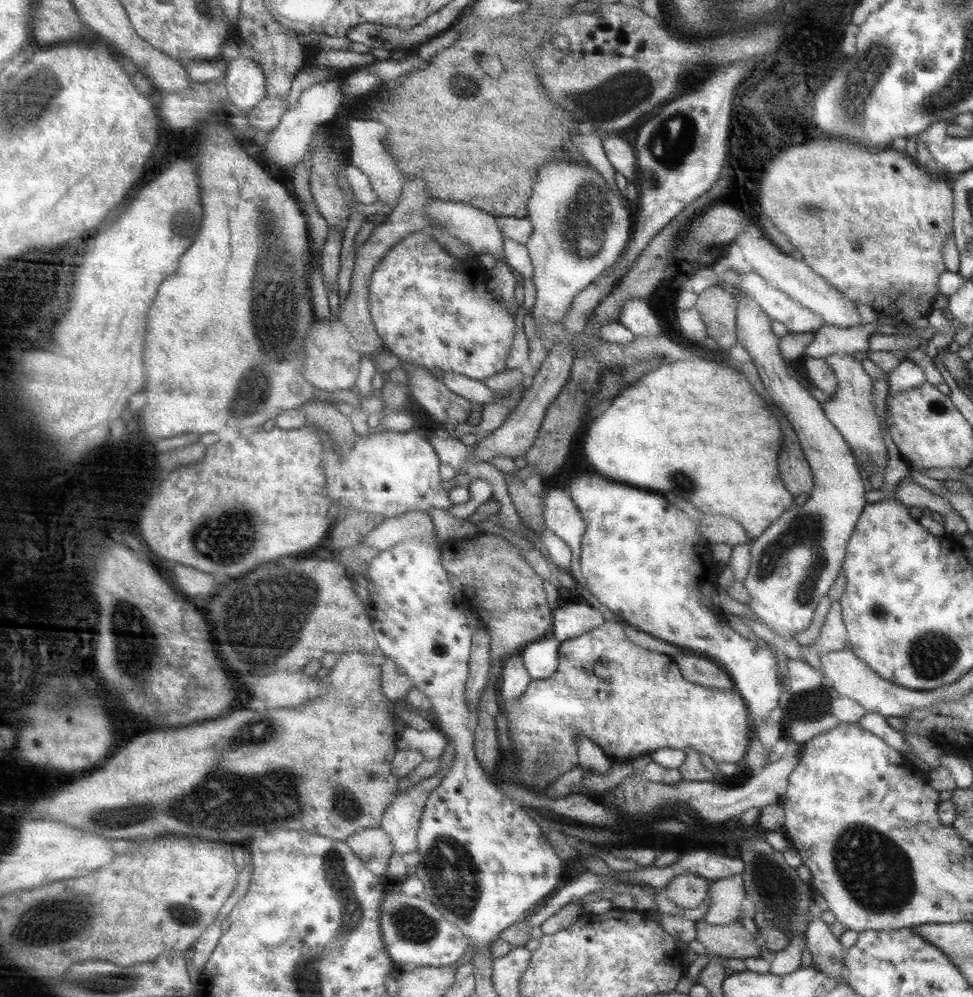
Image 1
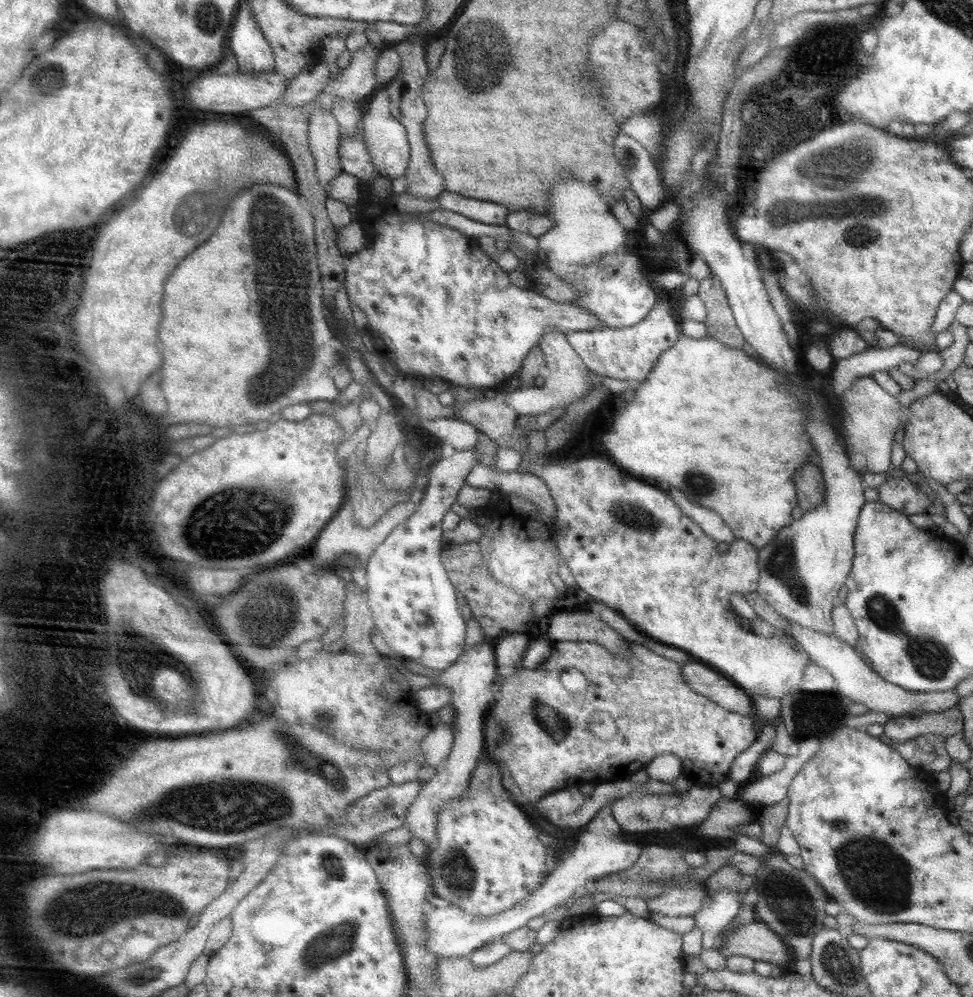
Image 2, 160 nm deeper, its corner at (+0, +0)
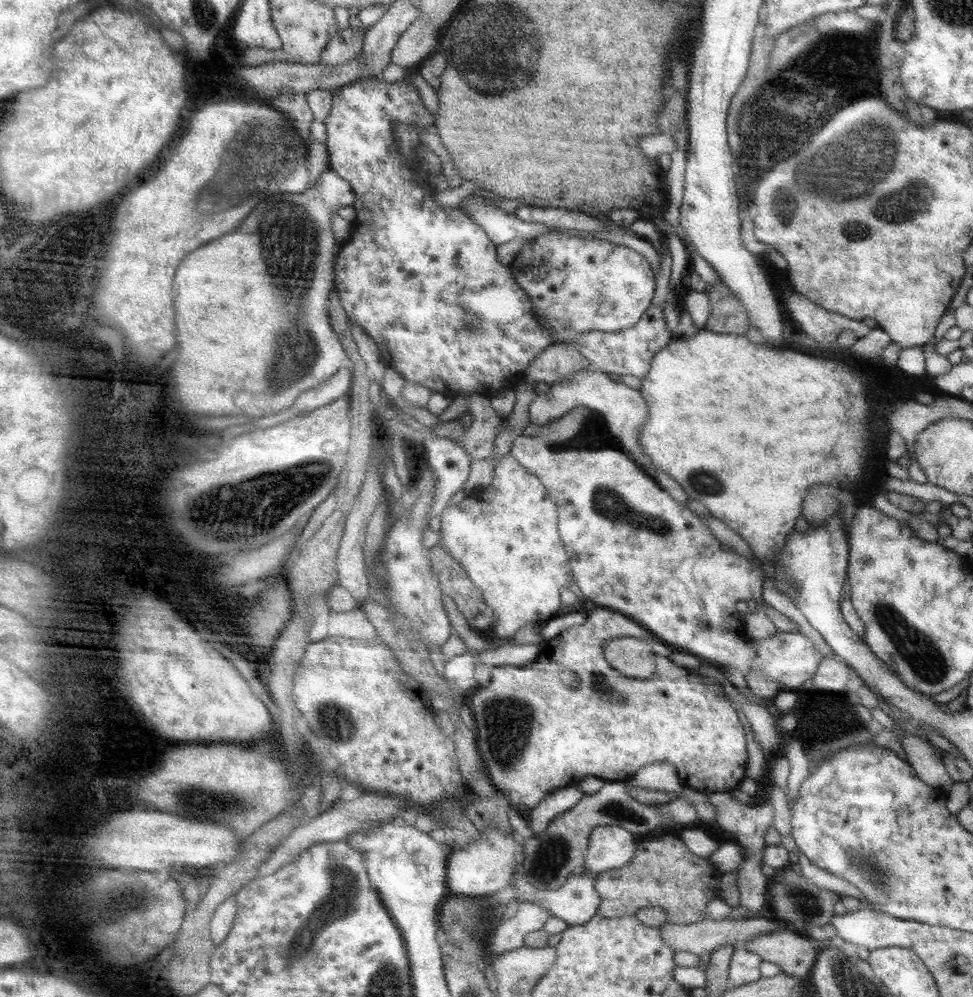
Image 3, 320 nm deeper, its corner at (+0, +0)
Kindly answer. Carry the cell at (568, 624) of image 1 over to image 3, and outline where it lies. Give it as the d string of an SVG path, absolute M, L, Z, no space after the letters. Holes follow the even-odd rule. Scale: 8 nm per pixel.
M619 636L606 643L604 654L609 665L628 678L650 678L657 671L650 640Z

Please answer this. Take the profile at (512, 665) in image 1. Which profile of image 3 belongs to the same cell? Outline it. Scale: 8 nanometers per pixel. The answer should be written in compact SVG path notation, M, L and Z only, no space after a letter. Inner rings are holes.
M474 392L454 396L458 397L469 402L468 413L473 416L473 421L456 443L465 450L472 461L491 458L494 465L494 480L482 490L467 493L460 503L450 502L445 506L439 514L439 531L442 532L439 546L447 550L450 556L465 568L468 578L479 588L484 602L494 613L492 634L496 635L498 640L507 643L514 633L527 624L545 623L553 618L563 606L560 599L562 588L569 588L574 578L569 567L569 556L559 533L559 516L555 500L535 474L524 468L511 452L504 456L495 455L495 437L504 422L494 411L492 399Z

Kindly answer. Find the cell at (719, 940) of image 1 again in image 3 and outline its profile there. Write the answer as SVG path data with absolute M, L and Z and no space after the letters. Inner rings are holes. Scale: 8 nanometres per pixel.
M773 930L755 936L744 944L763 961L780 966L782 973L796 978L812 972L817 956L823 948L811 936L796 930Z

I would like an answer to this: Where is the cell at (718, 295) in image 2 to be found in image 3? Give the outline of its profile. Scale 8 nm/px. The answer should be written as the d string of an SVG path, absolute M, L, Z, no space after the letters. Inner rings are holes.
M722 282L717 285L707 284L705 292L712 305L706 330L724 335L746 335L749 332L747 310L728 286Z

